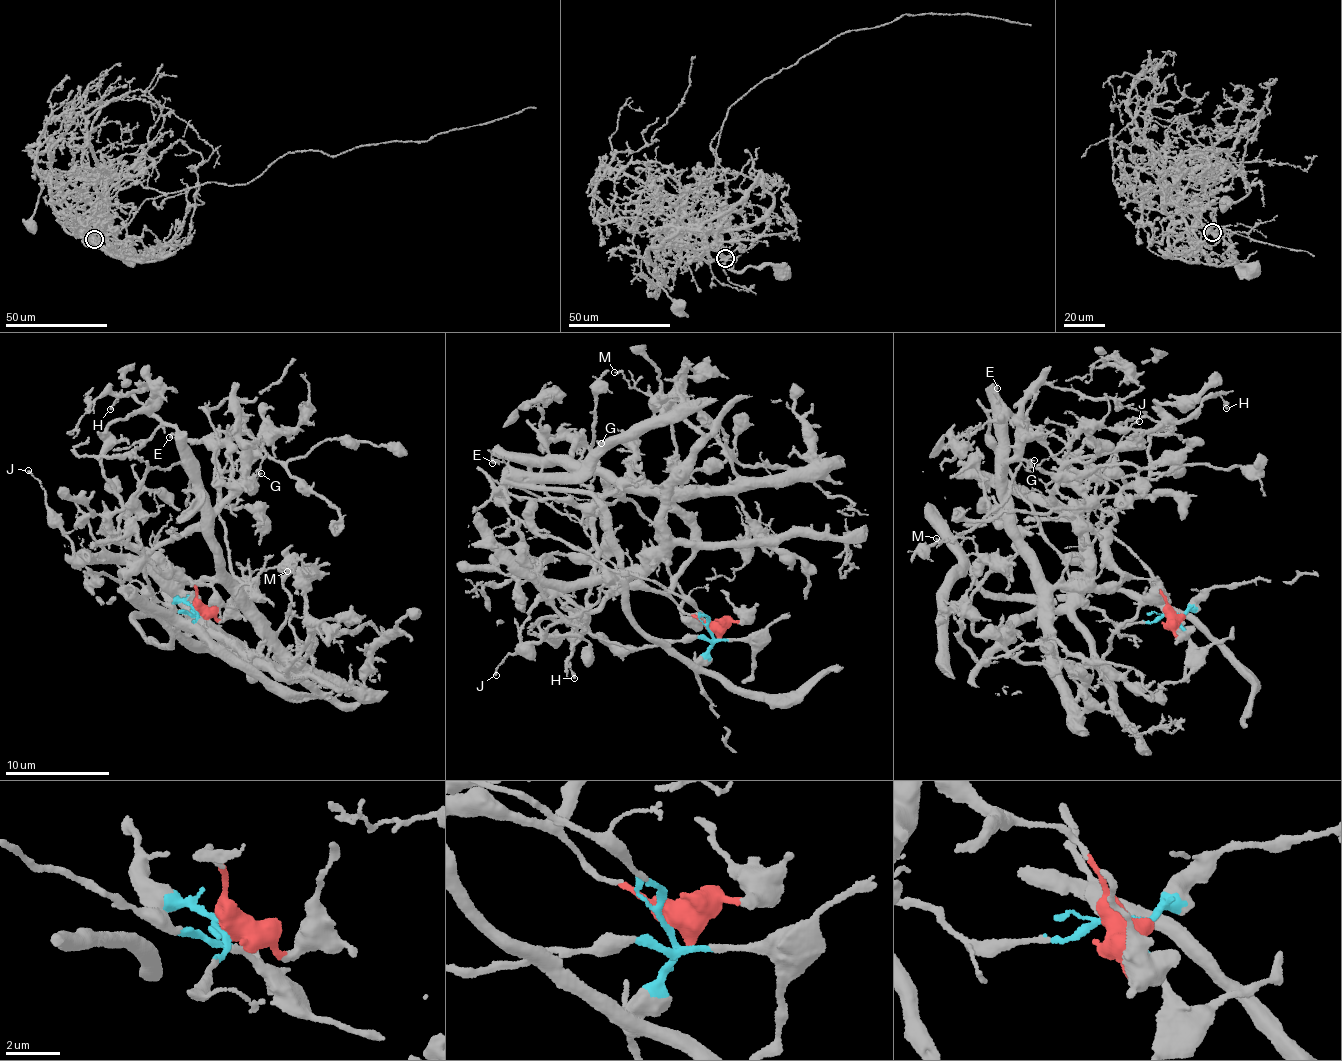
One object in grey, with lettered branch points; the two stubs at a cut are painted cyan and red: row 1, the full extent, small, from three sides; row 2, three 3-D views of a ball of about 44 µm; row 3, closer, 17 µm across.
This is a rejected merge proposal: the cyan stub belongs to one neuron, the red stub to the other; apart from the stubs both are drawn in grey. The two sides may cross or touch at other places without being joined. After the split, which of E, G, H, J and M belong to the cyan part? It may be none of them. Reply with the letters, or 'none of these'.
J

